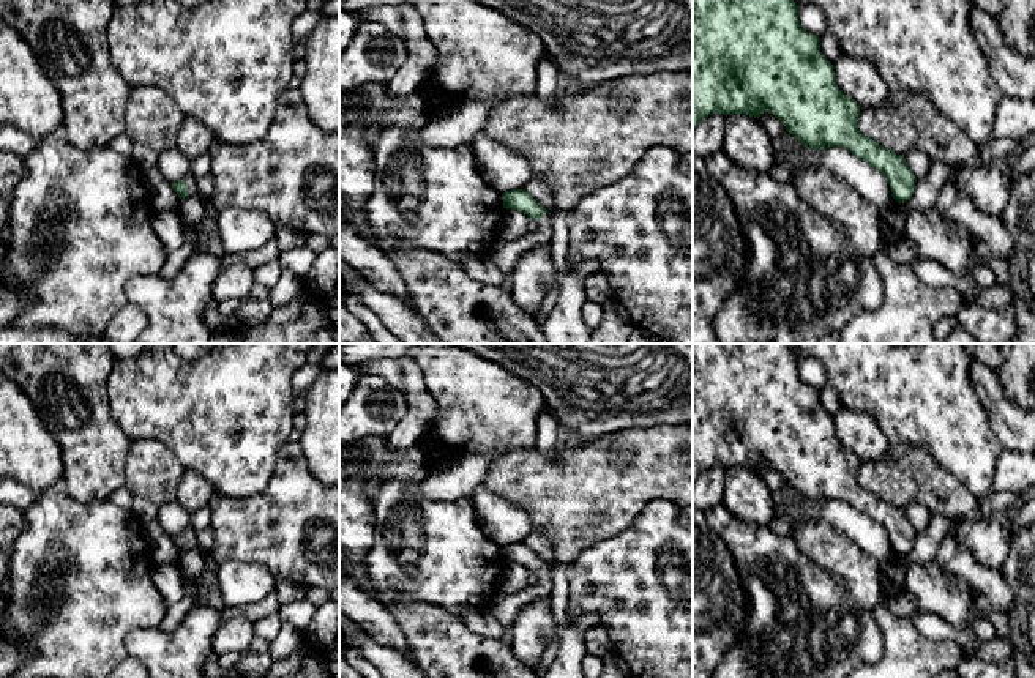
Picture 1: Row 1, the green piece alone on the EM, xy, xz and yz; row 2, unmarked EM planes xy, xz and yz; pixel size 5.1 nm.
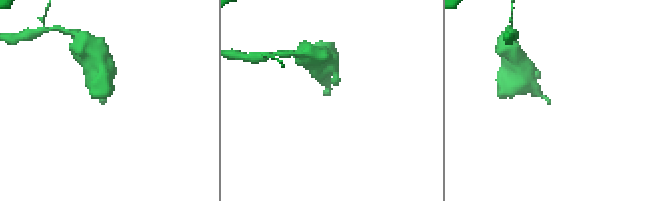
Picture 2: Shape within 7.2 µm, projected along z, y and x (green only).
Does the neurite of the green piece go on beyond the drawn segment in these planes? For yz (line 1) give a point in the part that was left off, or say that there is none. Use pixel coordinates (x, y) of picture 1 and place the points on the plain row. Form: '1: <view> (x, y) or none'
1: none

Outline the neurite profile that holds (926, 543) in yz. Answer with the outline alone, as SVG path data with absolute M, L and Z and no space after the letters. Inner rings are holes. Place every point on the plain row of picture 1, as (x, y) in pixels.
M932 516L928 528L917 533L912 550L895 557L880 572L882 594L898 596L906 591L906 572L912 563L925 564L936 560L942 539L948 535L948 522L942 516Z

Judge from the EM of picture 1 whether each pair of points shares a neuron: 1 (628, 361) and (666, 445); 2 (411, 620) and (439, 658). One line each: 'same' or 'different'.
1: different
2: same

